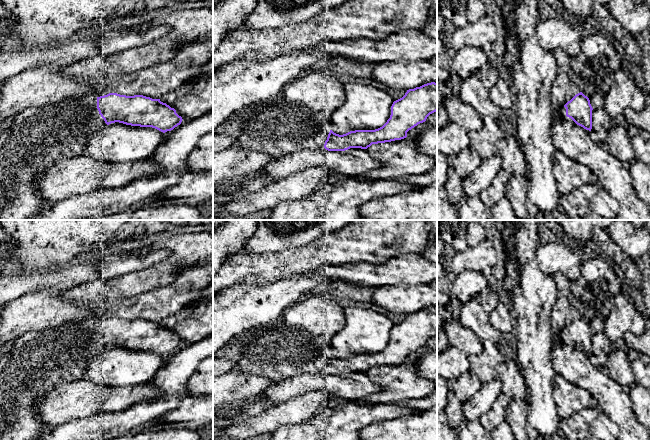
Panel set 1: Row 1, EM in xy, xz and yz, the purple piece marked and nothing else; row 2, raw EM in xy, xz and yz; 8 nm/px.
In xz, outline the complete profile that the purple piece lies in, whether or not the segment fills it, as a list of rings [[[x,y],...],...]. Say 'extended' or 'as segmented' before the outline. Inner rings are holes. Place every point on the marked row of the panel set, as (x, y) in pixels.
extended; [[[431,82],[414,89],[409,89],[405,95],[394,101],[391,106],[391,115],[387,122],[375,130],[355,130],[339,135],[331,130],[330,120],[323,114],[310,109],[298,102],[288,102],[281,93],[274,98],[256,102],[246,106],[230,120],[230,128],[234,134],[238,147],[247,151],[257,151],[270,155],[274,160],[283,158],[303,150],[316,151],[325,148],[328,151],[345,151],[350,148],[367,149],[372,144],[401,140],[407,137],[407,132],[420,123],[426,121],[427,117],[437,111],[437,83]]]

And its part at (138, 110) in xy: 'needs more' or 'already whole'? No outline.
needs more

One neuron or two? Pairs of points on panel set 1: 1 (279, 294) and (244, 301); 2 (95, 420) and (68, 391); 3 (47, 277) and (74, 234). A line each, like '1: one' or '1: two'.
1: one
2: two
3: two

